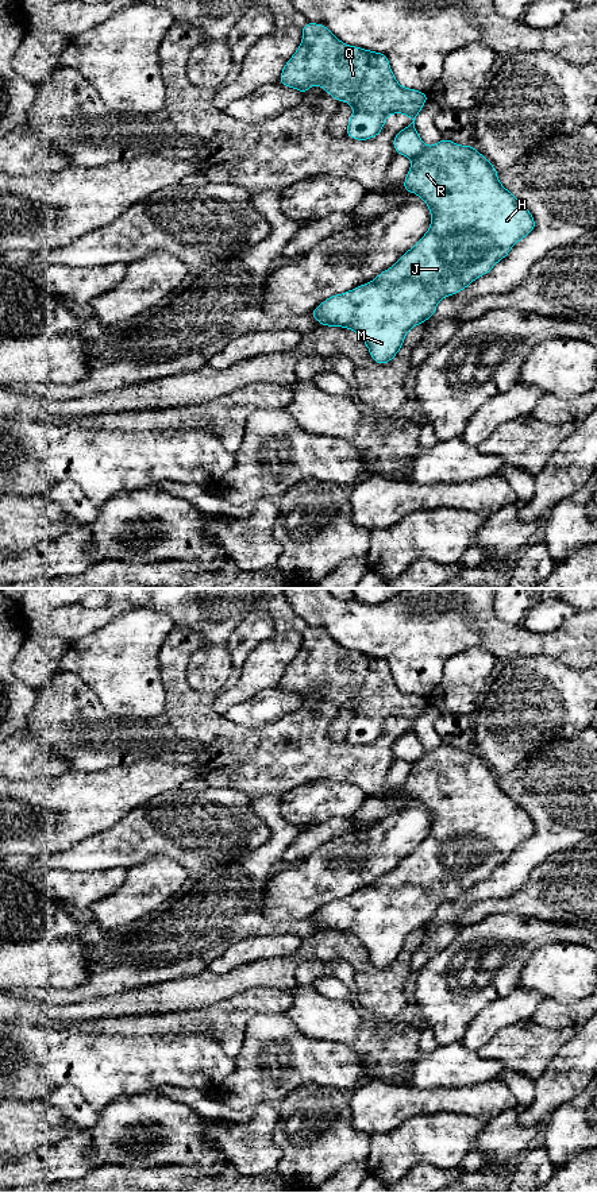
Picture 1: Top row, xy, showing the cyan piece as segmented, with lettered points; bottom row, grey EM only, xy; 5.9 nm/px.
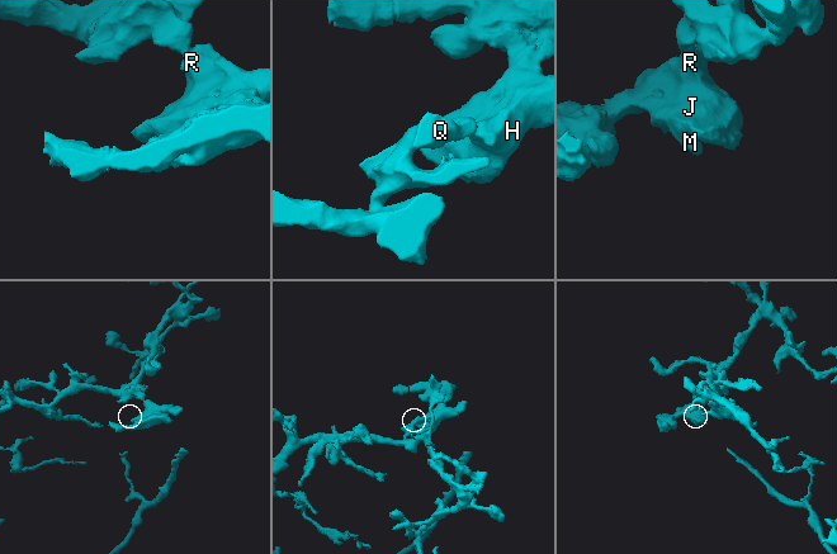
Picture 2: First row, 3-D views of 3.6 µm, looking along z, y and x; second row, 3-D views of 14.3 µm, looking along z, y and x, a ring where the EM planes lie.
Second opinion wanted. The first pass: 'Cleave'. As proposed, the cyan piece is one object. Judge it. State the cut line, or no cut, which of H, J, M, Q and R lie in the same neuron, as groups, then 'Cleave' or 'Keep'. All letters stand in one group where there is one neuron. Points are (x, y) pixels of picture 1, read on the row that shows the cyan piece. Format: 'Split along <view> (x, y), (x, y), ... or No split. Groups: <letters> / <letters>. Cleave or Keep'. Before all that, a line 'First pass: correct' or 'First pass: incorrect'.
First pass: correct
Split along xy (426, 147), (412, 159). Groups: H J M R / Q. Cleave

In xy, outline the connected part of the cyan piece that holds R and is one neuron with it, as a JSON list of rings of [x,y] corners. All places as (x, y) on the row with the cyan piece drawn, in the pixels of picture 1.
[[[442,139],[412,159],[404,179],[404,190],[421,197],[431,212],[431,225],[424,236],[388,270],[371,282],[323,301],[311,316],[321,325],[353,329],[366,343],[371,359],[386,364],[401,350],[409,329],[435,314],[439,301],[466,289],[478,277],[488,274],[504,259],[512,247],[535,228],[536,221],[527,206],[520,202],[497,179],[498,171],[474,147],[455,144]]]

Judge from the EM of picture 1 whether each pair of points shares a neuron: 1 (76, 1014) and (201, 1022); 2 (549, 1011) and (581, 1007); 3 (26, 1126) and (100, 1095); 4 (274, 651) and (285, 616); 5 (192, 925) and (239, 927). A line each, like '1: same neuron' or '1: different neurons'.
1: different neurons
2: same neuron
3: different neurons
4: different neurons
5: same neuron

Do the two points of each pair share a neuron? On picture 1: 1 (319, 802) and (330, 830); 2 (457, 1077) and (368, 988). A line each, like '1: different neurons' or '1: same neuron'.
1: different neurons
2: different neurons

